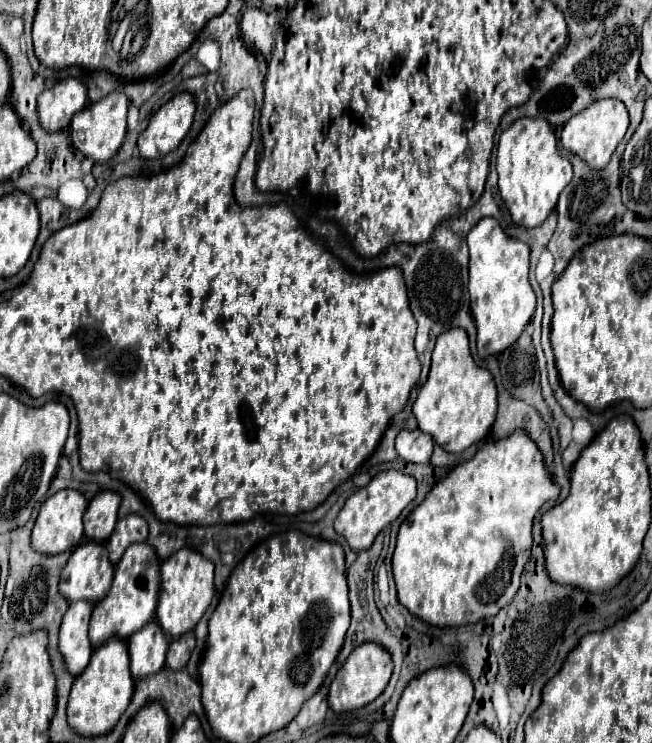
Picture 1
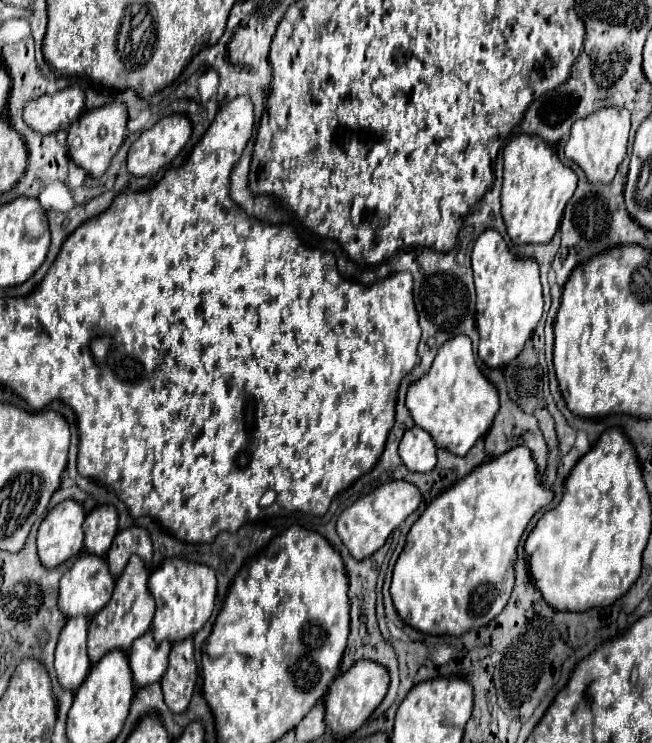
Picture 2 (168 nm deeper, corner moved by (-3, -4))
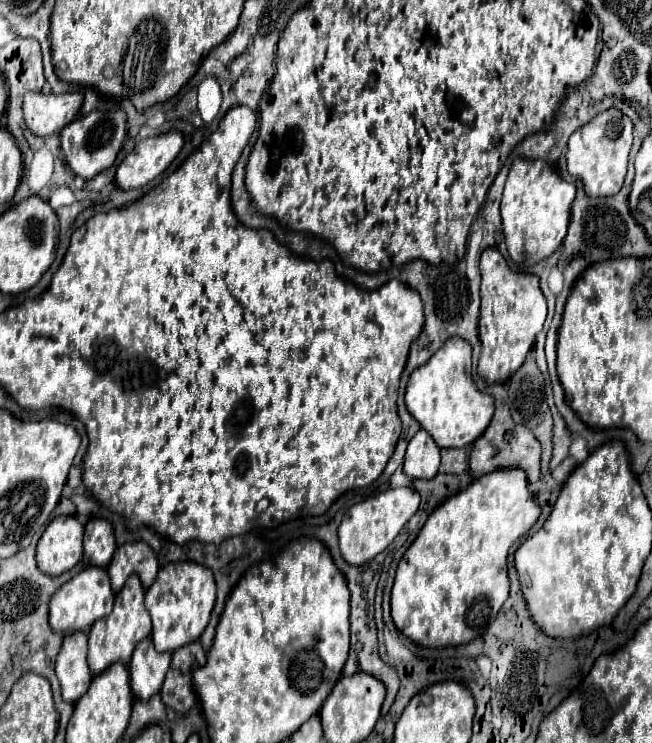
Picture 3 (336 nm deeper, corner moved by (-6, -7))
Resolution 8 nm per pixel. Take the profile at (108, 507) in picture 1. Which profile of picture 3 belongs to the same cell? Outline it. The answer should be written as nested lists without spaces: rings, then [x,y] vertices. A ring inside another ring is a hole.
[[[94,518],[86,524],[84,530],[84,556],[92,566],[106,568],[116,552],[116,540],[112,524],[100,518]]]

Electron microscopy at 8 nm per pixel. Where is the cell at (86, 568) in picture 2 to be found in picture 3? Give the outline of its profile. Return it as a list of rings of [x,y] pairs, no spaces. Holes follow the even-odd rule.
[[[86,568],[80,574],[76,574],[72,580],[68,580],[64,586],[60,586],[52,598],[50,598],[50,610],[48,610],[48,620],[50,628],[60,634],[72,634],[78,630],[88,632],[90,626],[108,616],[110,608],[114,604],[114,592],[110,588],[110,578],[104,568]]]

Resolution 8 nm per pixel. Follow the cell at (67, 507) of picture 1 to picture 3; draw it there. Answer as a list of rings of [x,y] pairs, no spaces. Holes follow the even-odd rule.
[[[76,516],[54,518],[36,546],[36,562],[44,574],[60,576],[74,568],[82,558],[84,526]]]

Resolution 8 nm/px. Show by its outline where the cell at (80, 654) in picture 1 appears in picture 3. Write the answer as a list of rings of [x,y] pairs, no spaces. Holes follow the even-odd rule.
[[[86,632],[66,634],[60,654],[56,658],[56,676],[60,680],[62,698],[70,704],[74,704],[92,682],[92,672],[86,662],[86,648],[88,648]]]

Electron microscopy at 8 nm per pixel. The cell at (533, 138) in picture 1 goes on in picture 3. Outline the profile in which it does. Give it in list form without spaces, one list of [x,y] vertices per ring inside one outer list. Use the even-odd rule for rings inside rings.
[[[516,160],[512,164],[504,186],[500,212],[504,240],[514,264],[534,266],[558,250],[568,232],[570,204],[574,196],[576,186],[564,182],[550,164],[542,164],[542,160]]]

